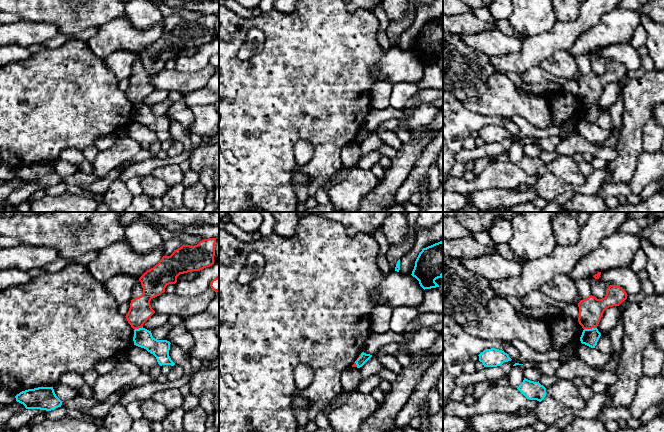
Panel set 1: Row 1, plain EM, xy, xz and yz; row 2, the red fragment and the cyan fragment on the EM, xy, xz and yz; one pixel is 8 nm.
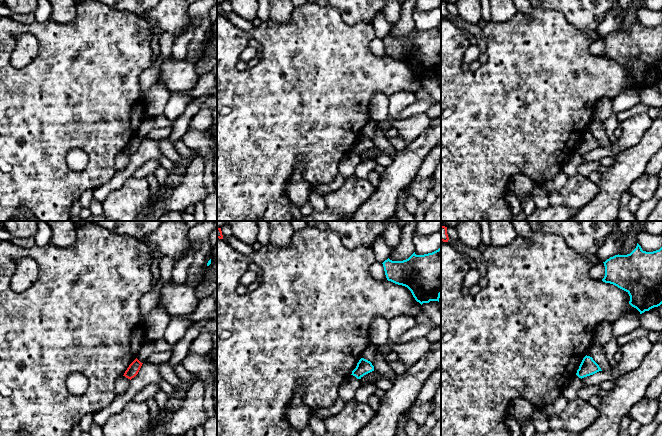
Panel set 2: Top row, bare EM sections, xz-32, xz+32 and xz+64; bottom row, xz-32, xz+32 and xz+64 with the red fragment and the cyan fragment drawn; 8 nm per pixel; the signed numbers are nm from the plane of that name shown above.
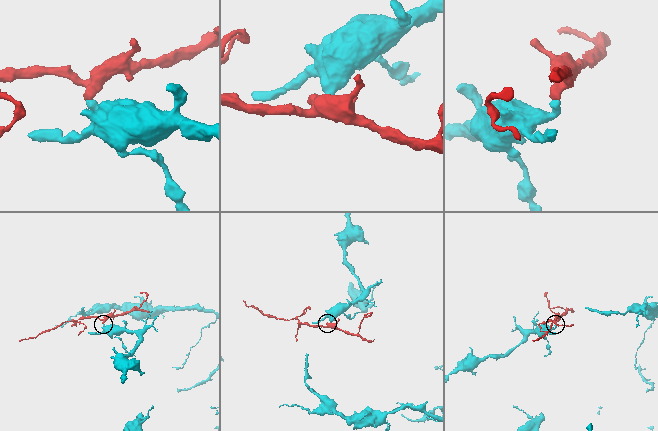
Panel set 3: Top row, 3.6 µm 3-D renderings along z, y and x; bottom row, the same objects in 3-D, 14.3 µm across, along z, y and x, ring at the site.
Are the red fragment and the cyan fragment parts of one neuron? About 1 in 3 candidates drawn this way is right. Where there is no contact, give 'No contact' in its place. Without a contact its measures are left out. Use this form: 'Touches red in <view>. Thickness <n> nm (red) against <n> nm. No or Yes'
Touches red in yz. Thickness 200 nm (red) against 140 nm. No

